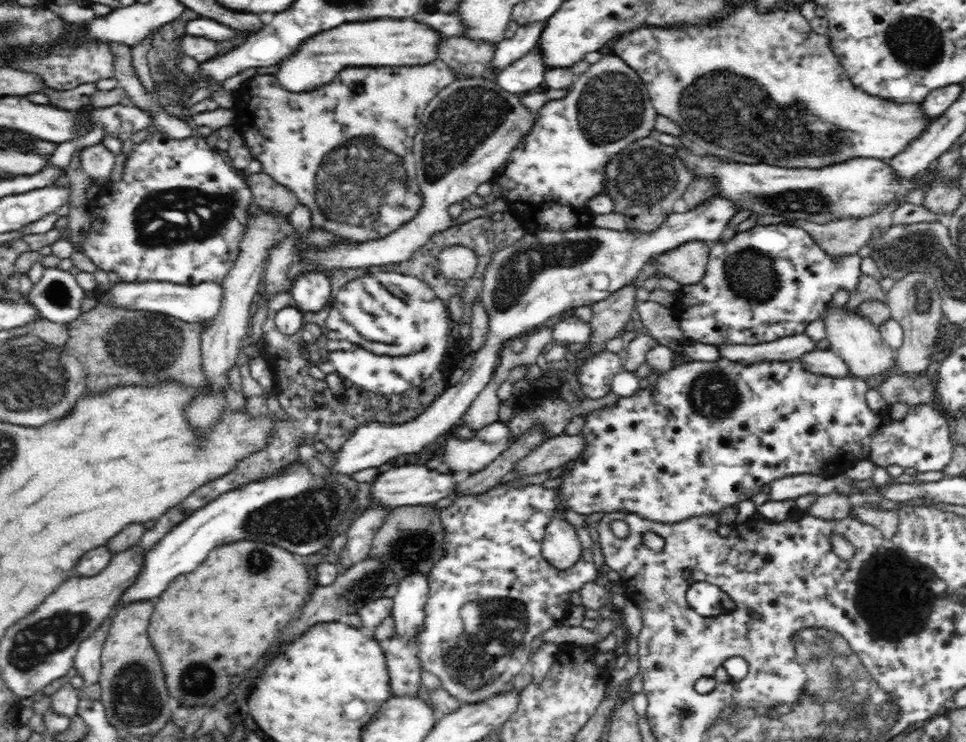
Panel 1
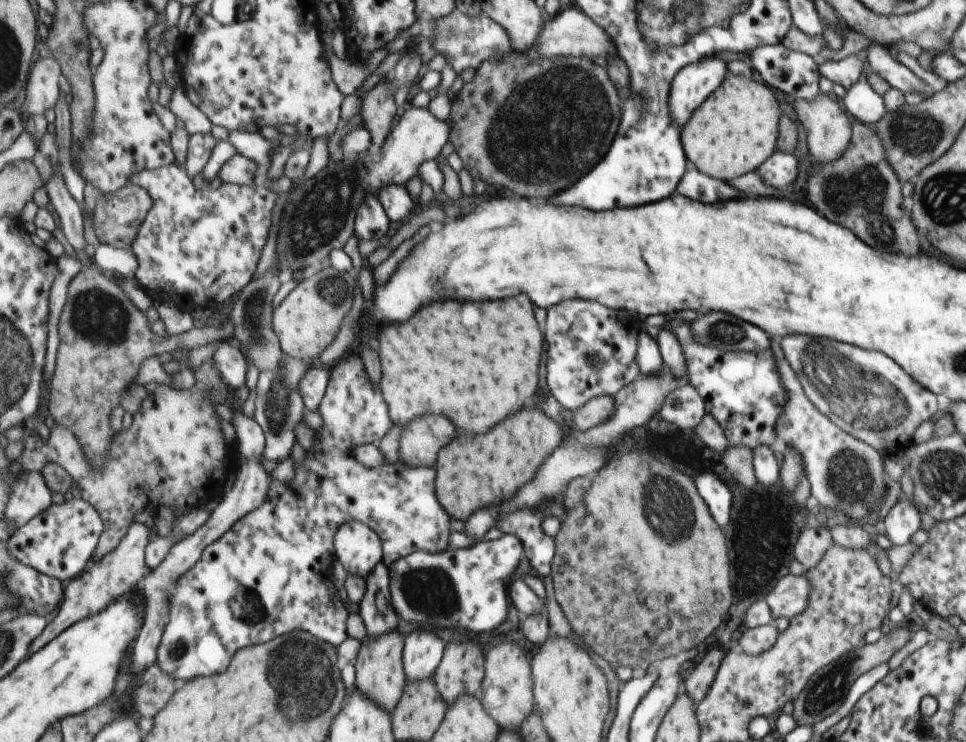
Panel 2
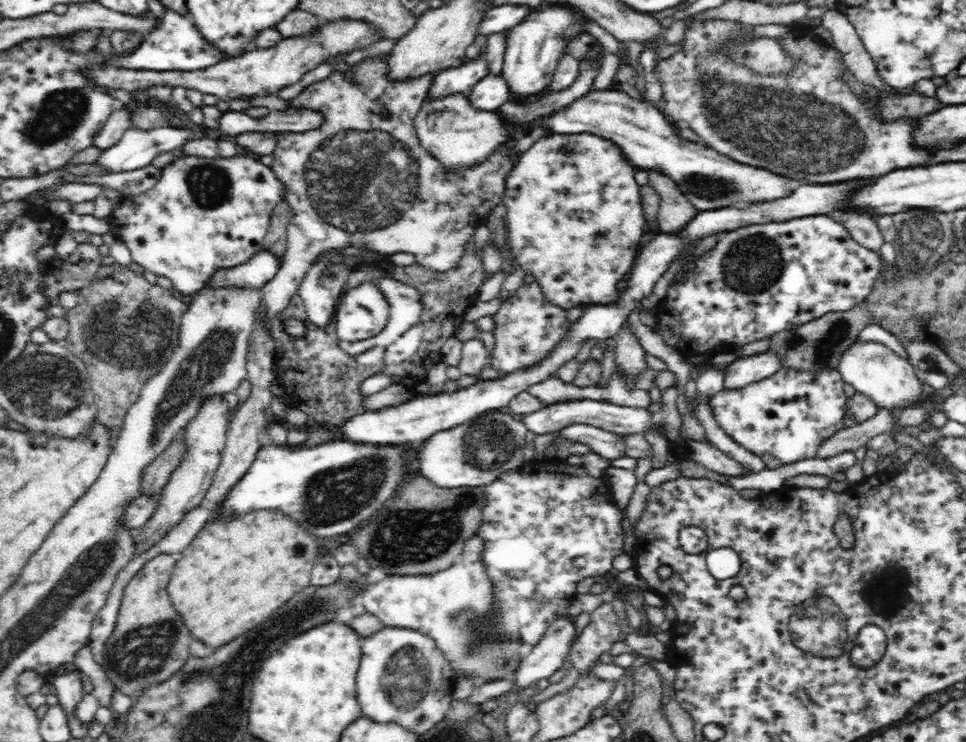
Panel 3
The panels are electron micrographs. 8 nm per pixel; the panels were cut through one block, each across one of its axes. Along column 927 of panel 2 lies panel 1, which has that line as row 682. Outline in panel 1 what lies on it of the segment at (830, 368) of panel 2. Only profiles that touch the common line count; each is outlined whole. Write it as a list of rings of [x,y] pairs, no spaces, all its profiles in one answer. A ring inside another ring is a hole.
[[[410,574],[397,582],[397,592],[391,611],[394,619],[394,636],[383,643],[386,668],[390,675],[390,692],[394,696],[418,696],[420,691],[421,674],[423,671],[419,655],[419,632],[425,626],[425,607],[429,584],[428,574]]]

